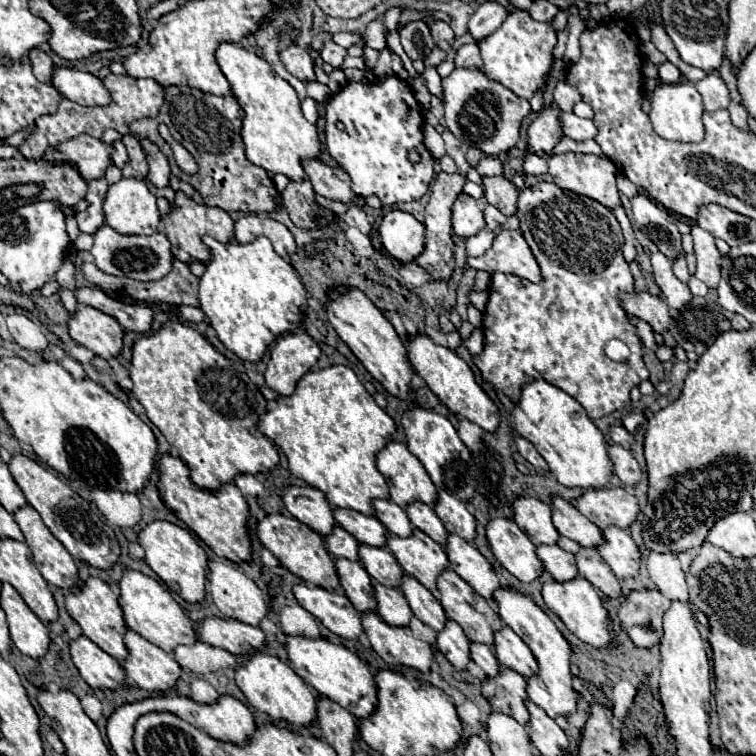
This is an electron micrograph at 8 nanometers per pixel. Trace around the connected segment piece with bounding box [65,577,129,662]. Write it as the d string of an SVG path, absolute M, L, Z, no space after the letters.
M90 577L79 594L73 594L73 592L65 594L65 604L89 640L93 640L99 648L103 648L107 654L111 654L119 662L123 662L127 658L129 652L127 652L125 640L123 640L123 636L127 632L127 624L123 618L123 610L119 606L119 596L109 588L107 582Z

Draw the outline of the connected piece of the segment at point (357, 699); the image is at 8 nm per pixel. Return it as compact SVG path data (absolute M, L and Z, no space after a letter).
M289 636L287 638L287 654L291 668L319 694L343 706L347 712L357 716L359 720L369 718L377 708L377 688L373 682L373 674L369 666L345 646L335 646L323 638L305 638L305 636Z

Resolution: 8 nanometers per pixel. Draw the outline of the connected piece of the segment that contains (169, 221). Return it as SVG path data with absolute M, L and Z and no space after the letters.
M177 192L171 214L161 218L161 230L165 232L165 236L171 242L173 256L181 262L187 262L187 264L193 262L193 260L199 260L203 264L209 262L211 254L209 254L209 246L205 246L203 240L201 240L203 234L209 234L219 242L231 242L233 240L233 222L231 222L231 216L225 210L211 208L211 206L205 206L205 204L197 204L183 192Z

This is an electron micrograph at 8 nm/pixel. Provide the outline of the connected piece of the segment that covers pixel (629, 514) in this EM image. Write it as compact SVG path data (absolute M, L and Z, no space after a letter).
M601 488L587 490L577 500L577 510L601 530L605 530L605 526L617 526L625 530L635 522L639 504L637 498L625 488Z

